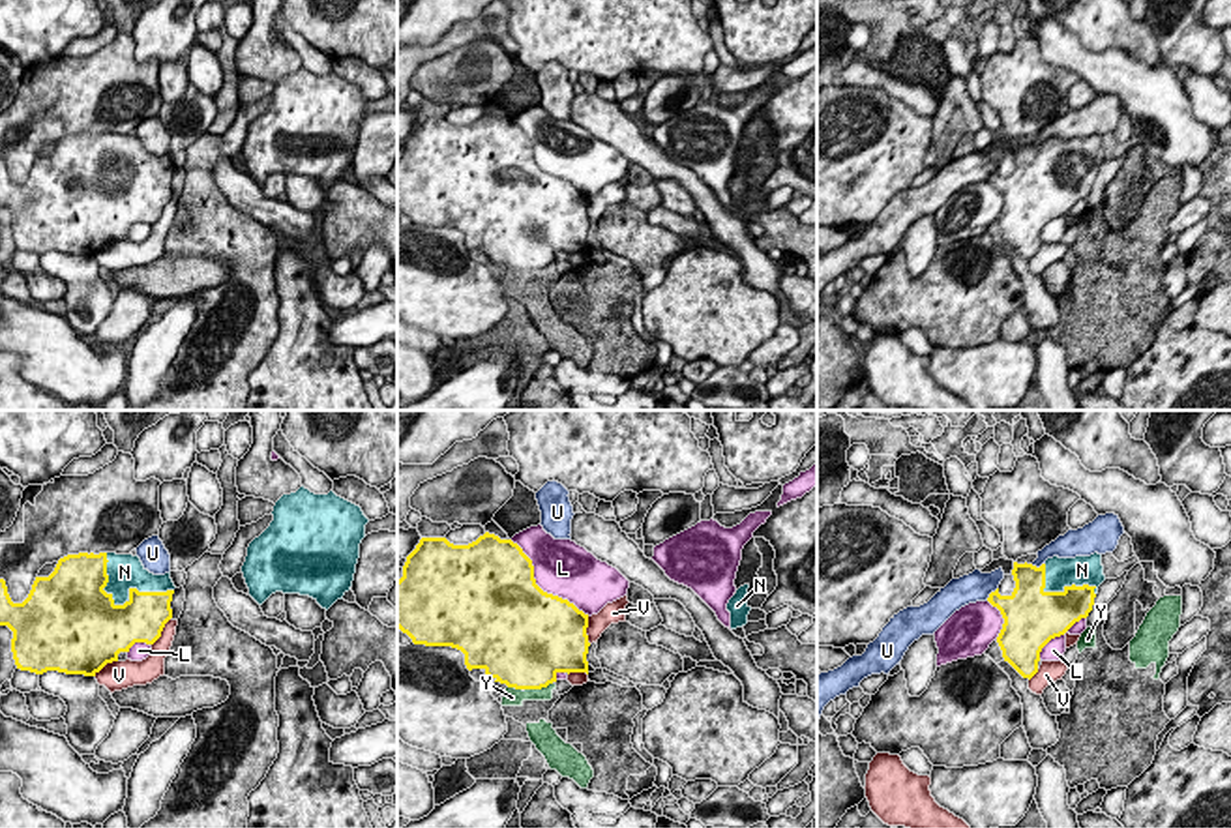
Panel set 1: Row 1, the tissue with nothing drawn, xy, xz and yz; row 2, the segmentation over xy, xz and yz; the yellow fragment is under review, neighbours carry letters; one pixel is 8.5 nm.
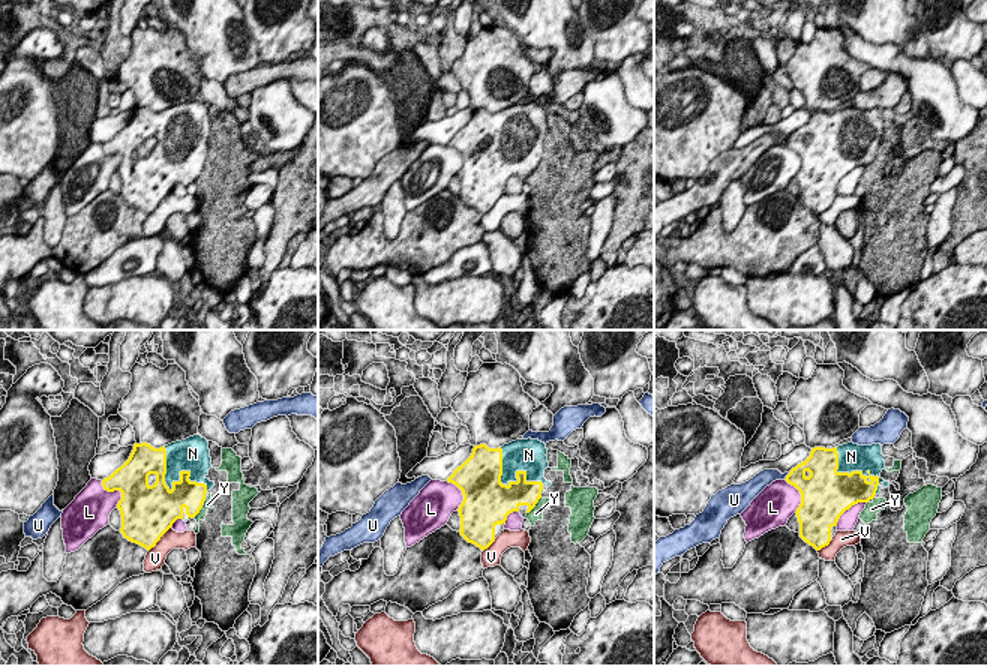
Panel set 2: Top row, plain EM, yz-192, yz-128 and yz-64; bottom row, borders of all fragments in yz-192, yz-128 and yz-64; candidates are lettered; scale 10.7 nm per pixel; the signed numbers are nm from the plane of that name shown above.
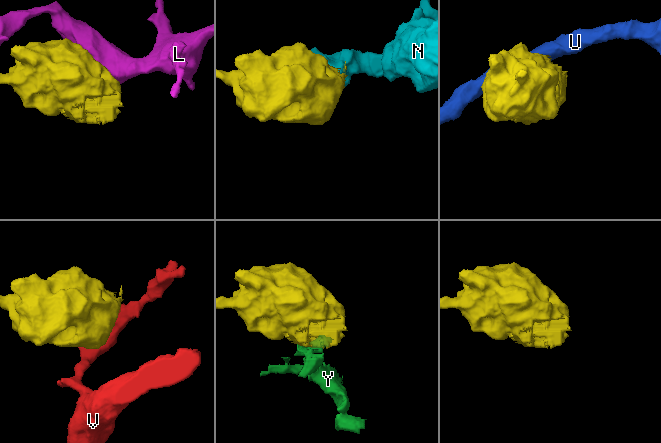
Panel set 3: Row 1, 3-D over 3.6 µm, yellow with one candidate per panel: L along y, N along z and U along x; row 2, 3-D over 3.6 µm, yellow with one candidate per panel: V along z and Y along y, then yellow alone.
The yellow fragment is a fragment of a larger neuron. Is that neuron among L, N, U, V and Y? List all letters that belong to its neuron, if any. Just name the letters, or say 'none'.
N

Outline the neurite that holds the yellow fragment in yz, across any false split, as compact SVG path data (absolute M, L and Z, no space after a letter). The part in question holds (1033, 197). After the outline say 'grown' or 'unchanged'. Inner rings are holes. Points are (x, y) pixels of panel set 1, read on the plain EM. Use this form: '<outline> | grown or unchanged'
M1102 135L1053 137L1040 148L1014 142L1012 155L1014 172L1001 176L997 169L987 182L1004 199L997 217L1004 242L1031 260L1042 229L1092 191L1098 167L1105 161Z | grown

